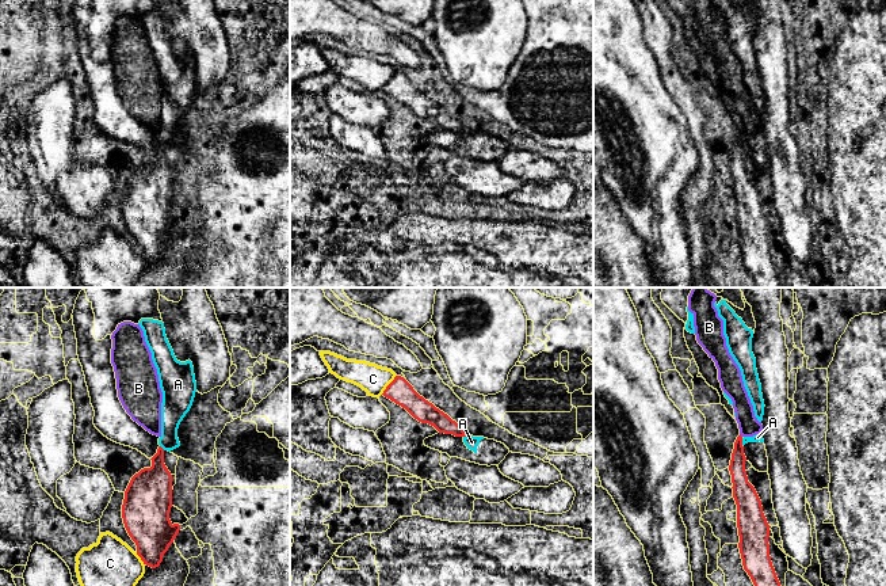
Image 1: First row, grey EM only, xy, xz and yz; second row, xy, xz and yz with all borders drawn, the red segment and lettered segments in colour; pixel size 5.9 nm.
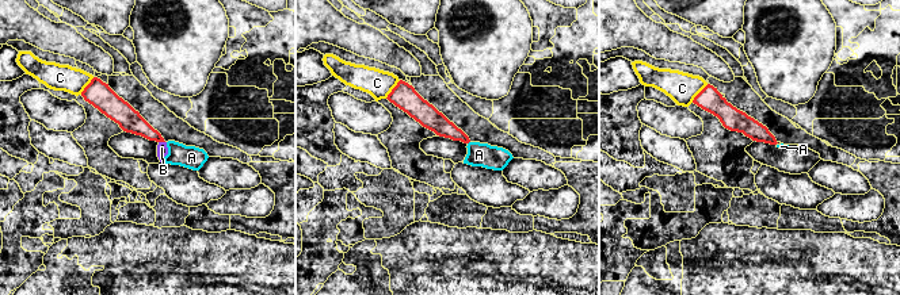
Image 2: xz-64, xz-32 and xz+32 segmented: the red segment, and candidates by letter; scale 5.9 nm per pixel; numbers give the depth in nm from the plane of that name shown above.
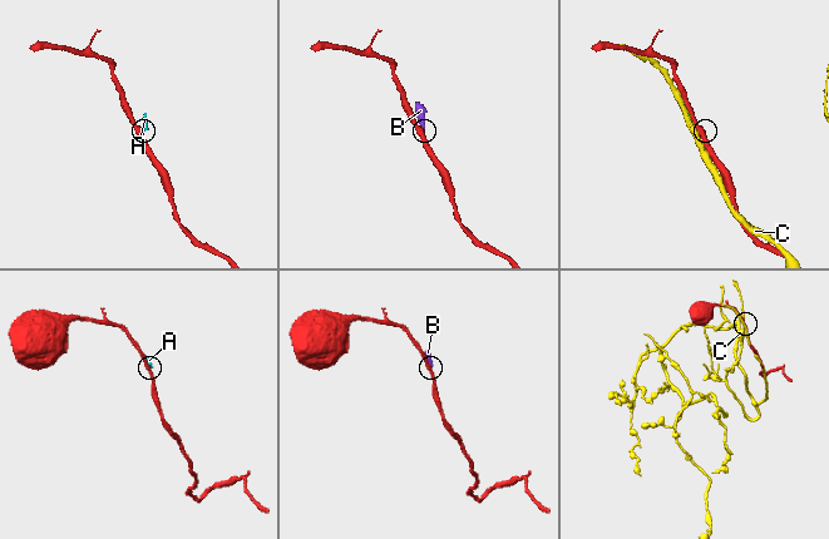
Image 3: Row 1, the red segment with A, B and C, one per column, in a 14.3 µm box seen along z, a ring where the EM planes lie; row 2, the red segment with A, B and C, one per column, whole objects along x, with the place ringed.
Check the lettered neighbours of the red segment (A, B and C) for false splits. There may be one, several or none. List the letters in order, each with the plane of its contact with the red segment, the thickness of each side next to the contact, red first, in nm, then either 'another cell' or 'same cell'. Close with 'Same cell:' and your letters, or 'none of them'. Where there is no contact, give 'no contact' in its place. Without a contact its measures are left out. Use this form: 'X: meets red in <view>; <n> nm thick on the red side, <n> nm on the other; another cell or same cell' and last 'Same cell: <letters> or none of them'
A: meets red in yz; 100 nm thick on the red side, 50 nm on the other; another cell
B: meets red in yz; 100 nm thick on the red side, 120 nm on the other; another cell
C: meets red in xz; 150 nm thick on the red side, 170 nm on the other; another cell
Same cell: none of them

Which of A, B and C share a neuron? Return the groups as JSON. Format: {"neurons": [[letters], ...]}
{"neurons": [["A", "B"], ["C"]]}

